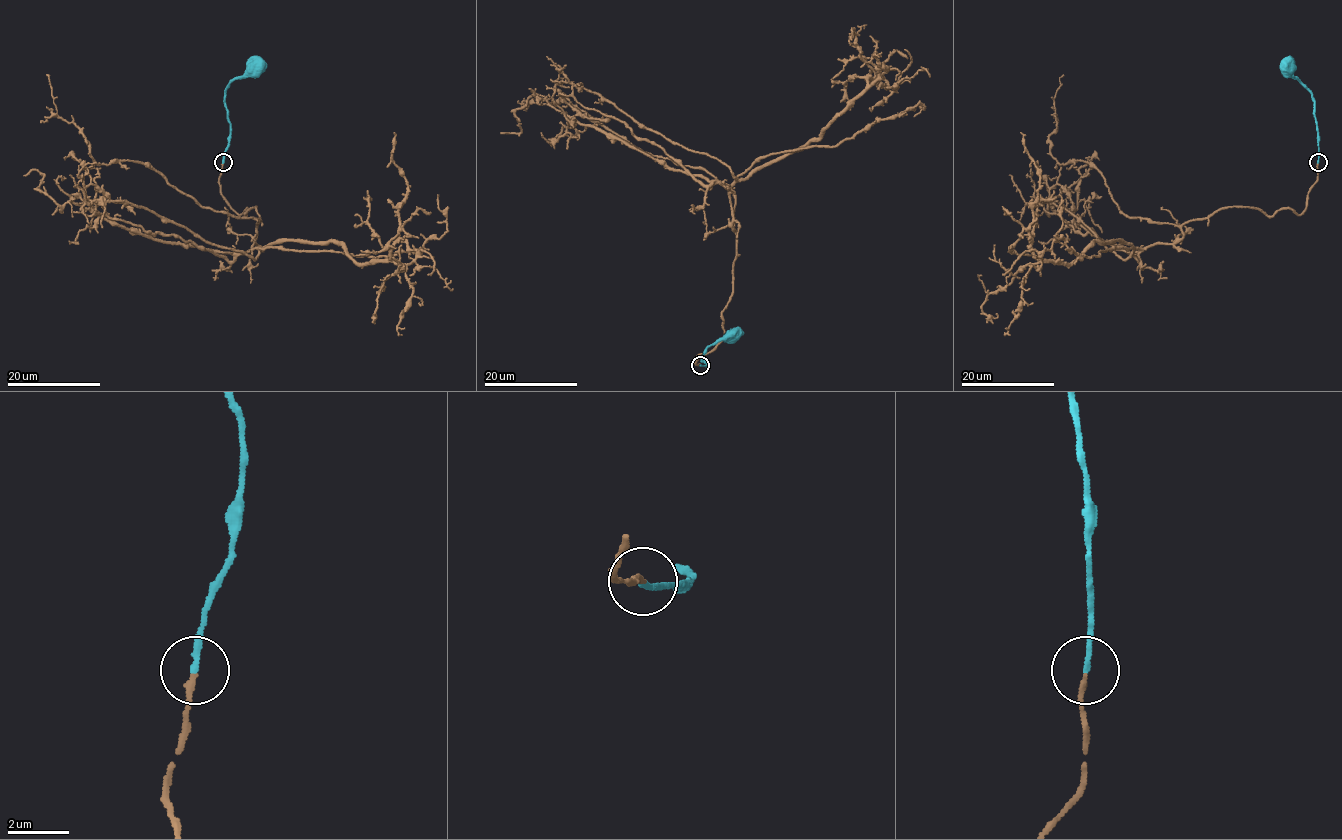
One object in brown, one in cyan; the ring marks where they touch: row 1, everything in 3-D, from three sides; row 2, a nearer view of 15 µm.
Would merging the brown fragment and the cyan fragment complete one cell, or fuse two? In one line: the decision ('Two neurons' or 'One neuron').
One neuron

